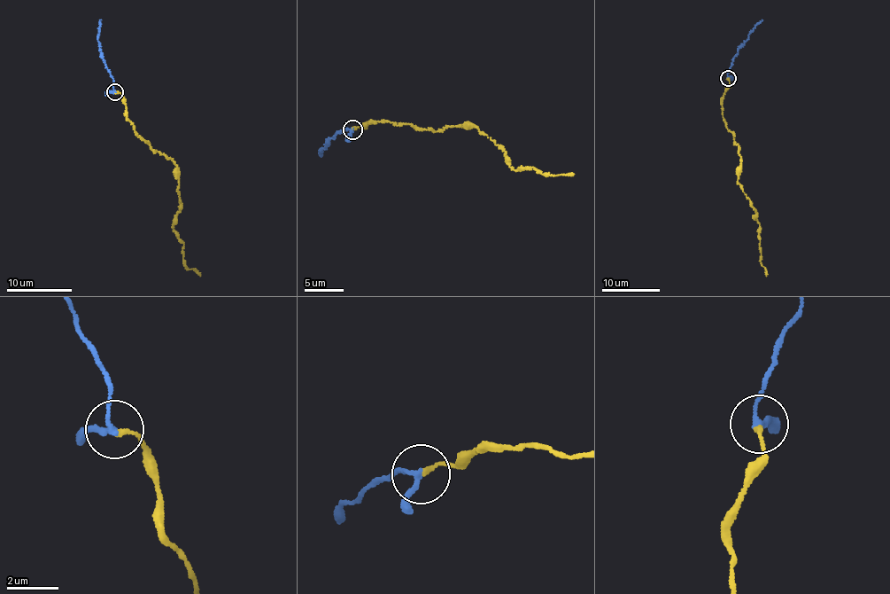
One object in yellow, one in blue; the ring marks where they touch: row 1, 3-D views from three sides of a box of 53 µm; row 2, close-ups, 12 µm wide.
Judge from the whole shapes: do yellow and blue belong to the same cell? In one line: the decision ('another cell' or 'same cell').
another cell

